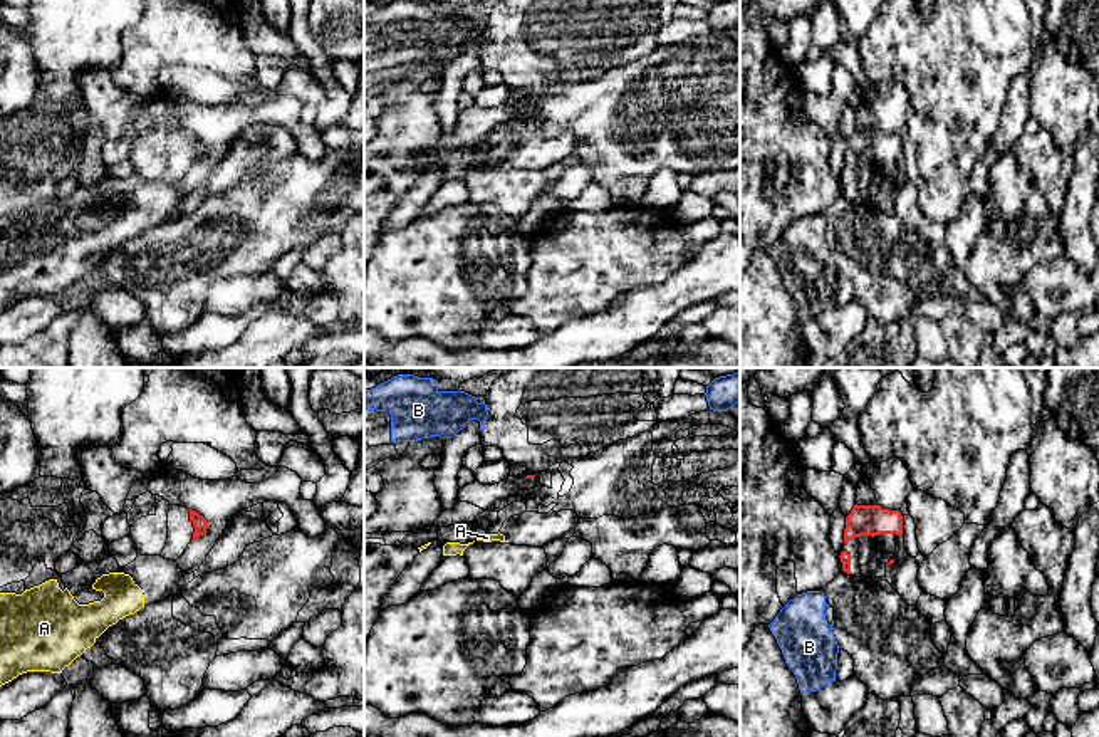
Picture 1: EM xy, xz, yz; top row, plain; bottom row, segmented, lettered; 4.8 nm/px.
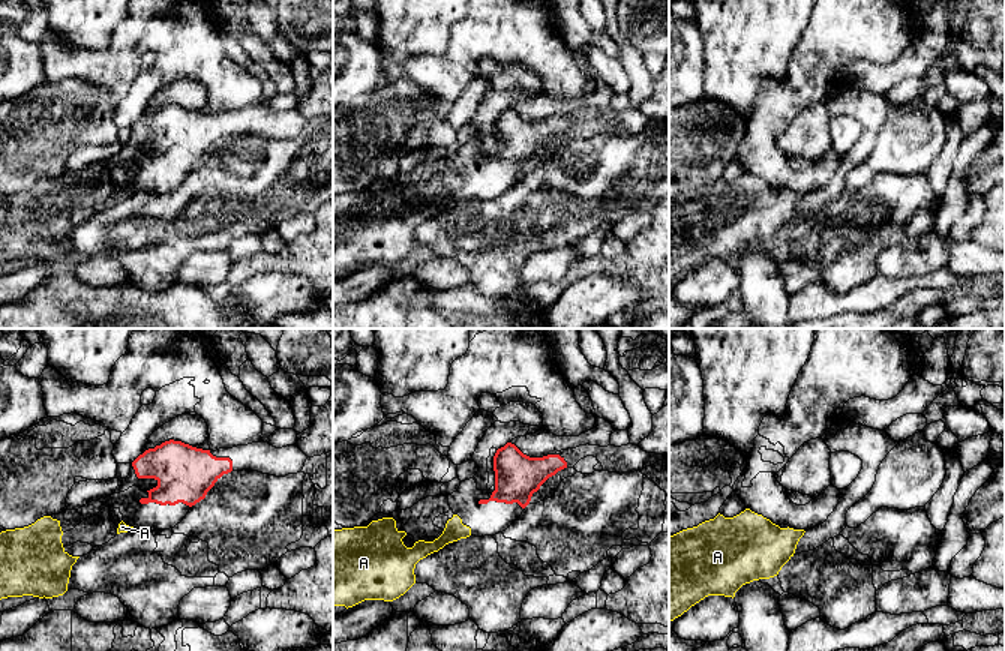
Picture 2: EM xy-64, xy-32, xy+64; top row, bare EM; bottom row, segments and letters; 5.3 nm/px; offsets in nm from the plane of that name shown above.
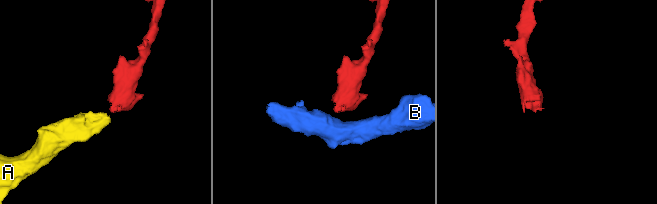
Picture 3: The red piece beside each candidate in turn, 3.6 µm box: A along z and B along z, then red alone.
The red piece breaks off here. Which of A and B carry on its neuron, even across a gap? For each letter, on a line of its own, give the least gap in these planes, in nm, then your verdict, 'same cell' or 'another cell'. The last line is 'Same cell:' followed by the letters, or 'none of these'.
A: 220 nm | same cell
B: 150 nm | another cell
Same cell: A

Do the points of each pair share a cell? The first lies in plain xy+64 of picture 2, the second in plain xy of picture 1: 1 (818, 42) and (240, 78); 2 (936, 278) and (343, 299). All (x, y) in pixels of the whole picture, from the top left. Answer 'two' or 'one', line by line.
1: one
2: one

